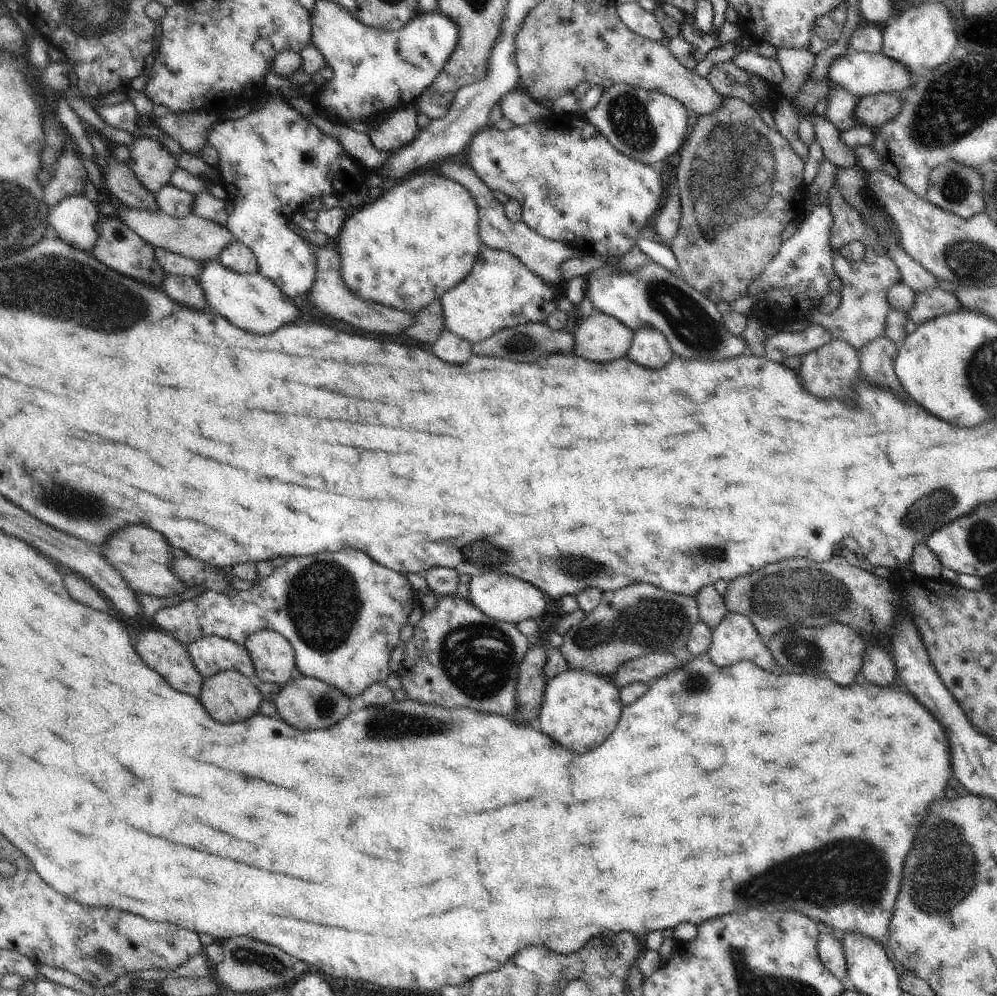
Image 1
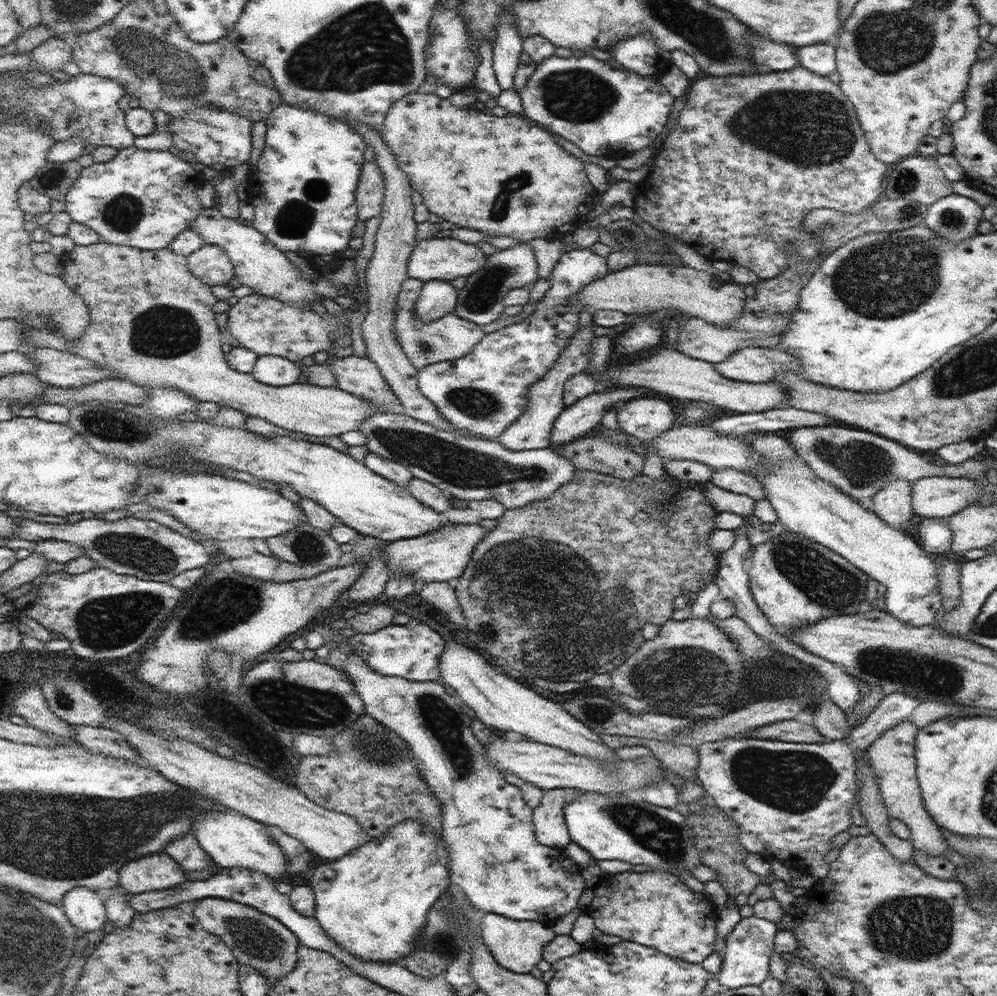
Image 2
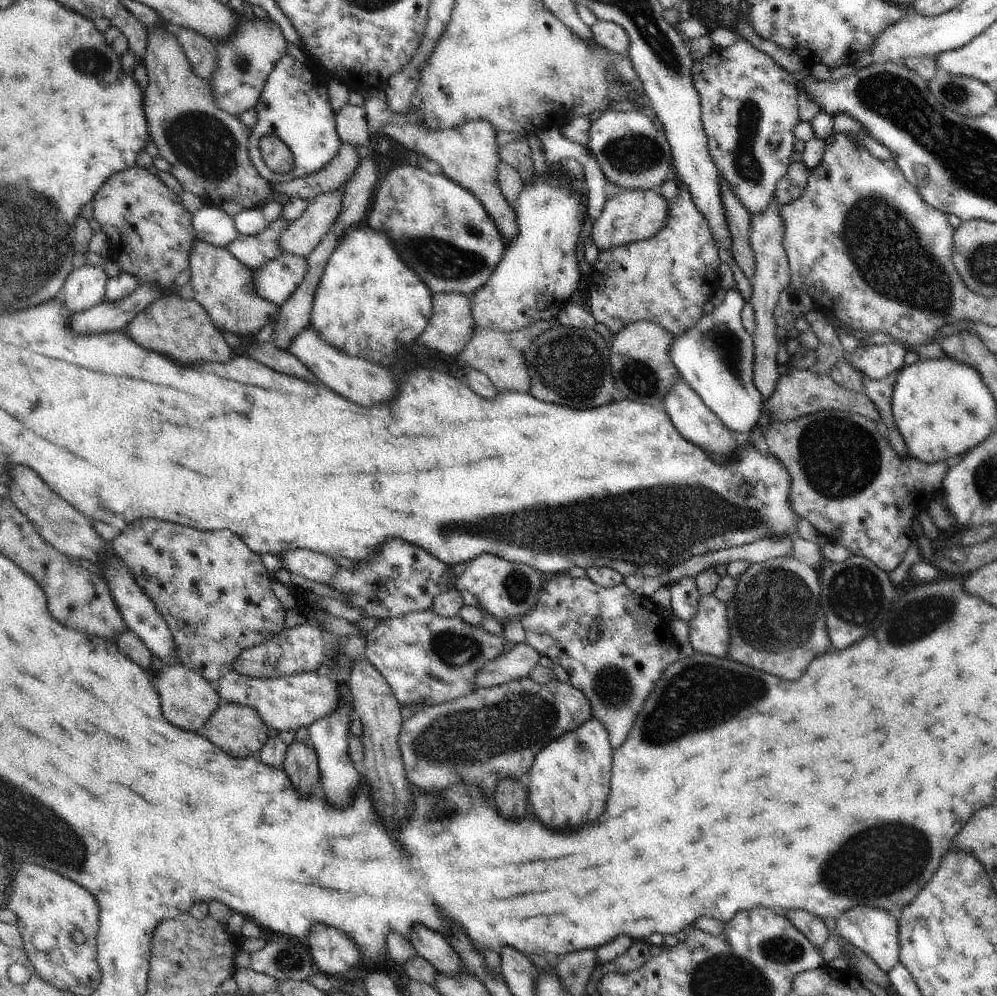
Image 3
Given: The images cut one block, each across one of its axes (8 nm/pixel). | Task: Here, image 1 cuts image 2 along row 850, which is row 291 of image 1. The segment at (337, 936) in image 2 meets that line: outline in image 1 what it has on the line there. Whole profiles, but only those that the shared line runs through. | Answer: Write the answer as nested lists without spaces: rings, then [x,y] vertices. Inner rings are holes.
[[[427,170],[405,180],[385,188],[379,200],[369,206],[365,204],[359,212],[351,214],[341,228],[341,234],[335,238],[333,248],[339,254],[341,282],[355,292],[357,298],[367,300],[367,304],[381,304],[391,310],[417,314],[469,276],[483,244],[479,240],[477,206],[467,188],[453,180],[439,178],[435,172],[429,174]]]

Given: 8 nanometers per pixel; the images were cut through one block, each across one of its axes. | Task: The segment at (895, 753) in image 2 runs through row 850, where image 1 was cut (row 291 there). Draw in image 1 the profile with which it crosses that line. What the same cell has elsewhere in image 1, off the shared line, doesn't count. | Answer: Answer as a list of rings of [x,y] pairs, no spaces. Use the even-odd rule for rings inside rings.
[[[939,288],[923,290],[921,294],[915,296],[915,306],[909,310],[909,320],[915,322],[919,328],[925,322],[931,322],[931,320],[935,320],[939,316],[947,316],[947,314],[957,314],[961,310],[963,310],[963,306],[955,298],[955,294],[943,292]]]

